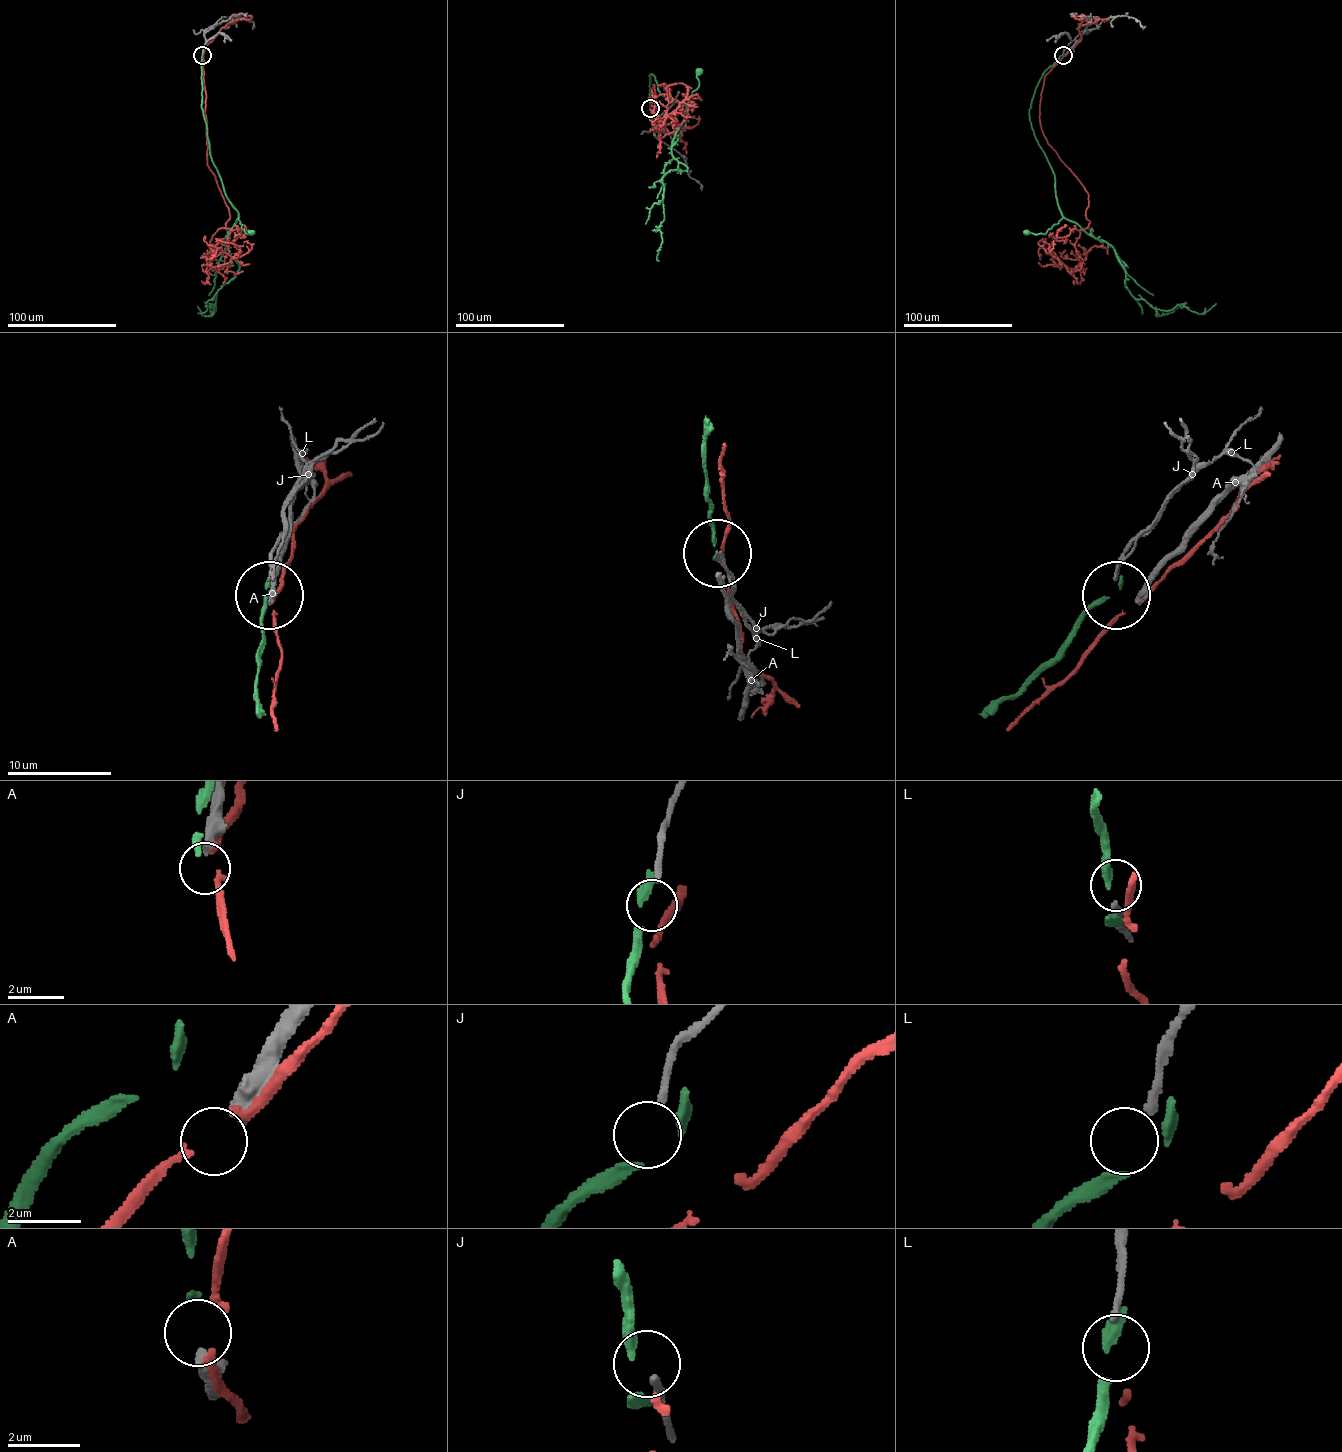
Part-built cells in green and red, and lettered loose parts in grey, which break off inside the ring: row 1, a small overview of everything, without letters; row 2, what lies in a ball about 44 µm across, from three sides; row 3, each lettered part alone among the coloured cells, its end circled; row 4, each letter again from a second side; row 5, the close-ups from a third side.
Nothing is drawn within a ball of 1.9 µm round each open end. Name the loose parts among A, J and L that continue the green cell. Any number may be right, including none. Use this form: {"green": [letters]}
{"green": []}

